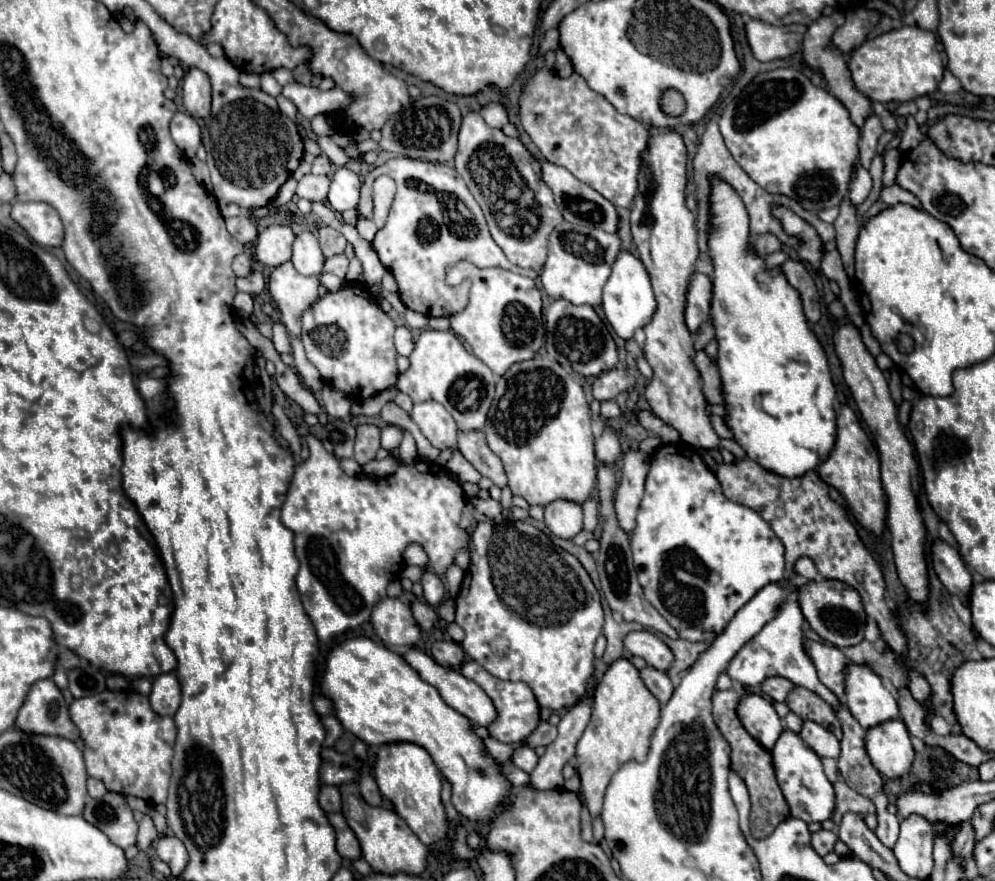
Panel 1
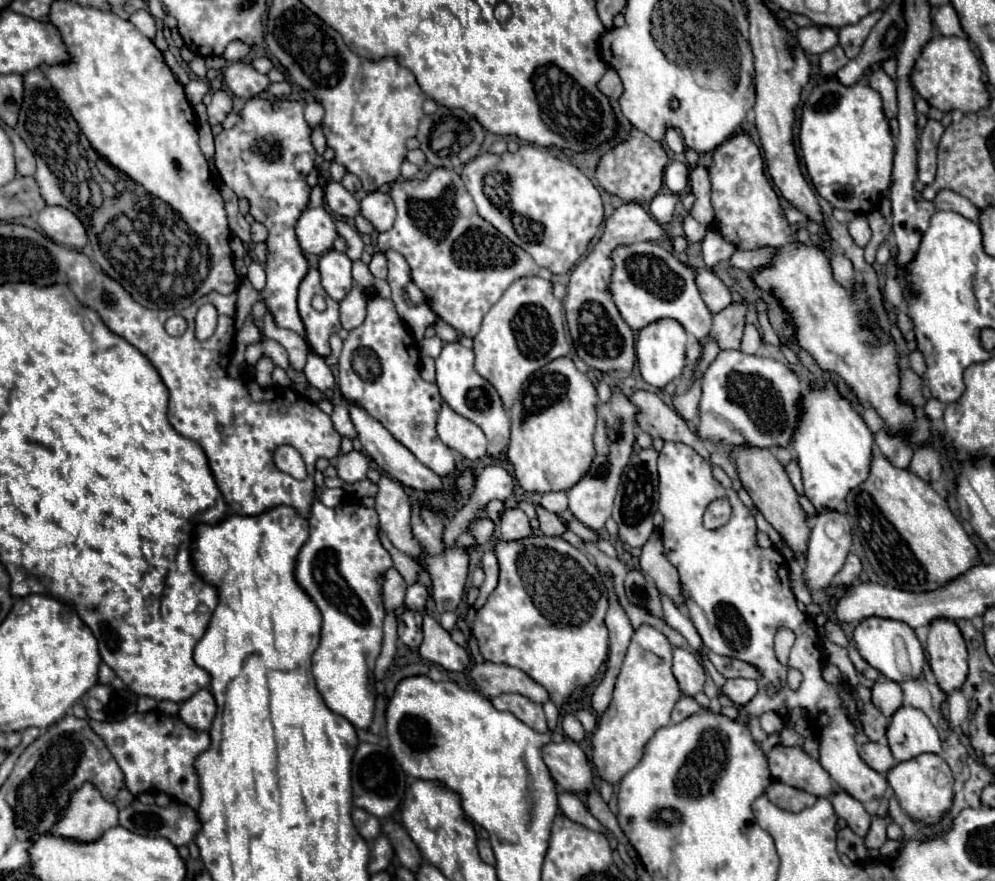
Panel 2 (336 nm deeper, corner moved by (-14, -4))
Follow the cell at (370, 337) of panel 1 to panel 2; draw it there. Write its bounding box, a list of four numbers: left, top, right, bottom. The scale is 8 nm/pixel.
[339,295,455,477]

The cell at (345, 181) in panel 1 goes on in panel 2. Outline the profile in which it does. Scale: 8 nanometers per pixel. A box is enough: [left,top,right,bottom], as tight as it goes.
[361,191,395,231]

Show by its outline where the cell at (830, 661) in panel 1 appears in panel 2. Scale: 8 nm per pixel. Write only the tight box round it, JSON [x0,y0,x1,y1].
[871,679,903,719]

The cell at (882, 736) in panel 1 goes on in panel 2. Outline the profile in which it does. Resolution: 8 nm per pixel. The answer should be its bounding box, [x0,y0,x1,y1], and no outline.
[887,753,953,823]

